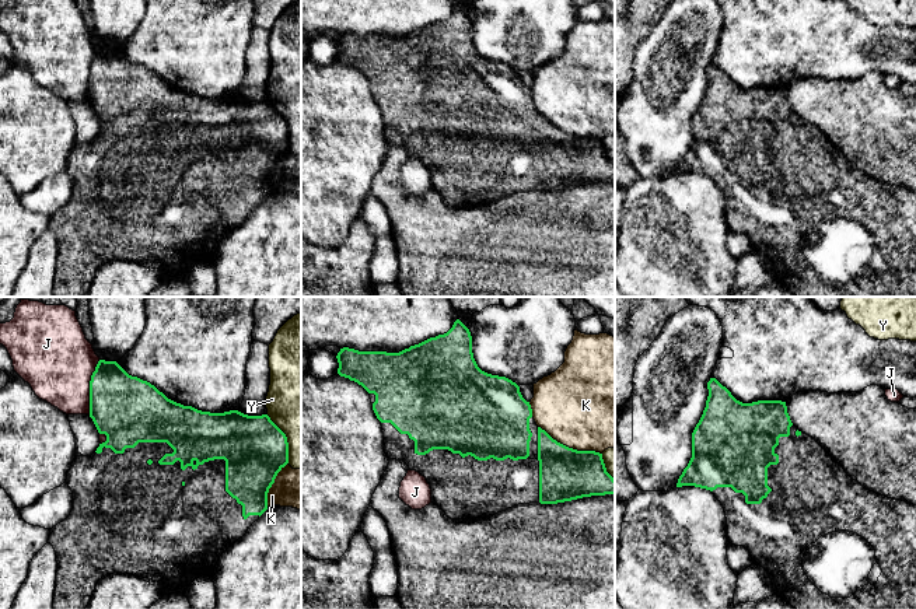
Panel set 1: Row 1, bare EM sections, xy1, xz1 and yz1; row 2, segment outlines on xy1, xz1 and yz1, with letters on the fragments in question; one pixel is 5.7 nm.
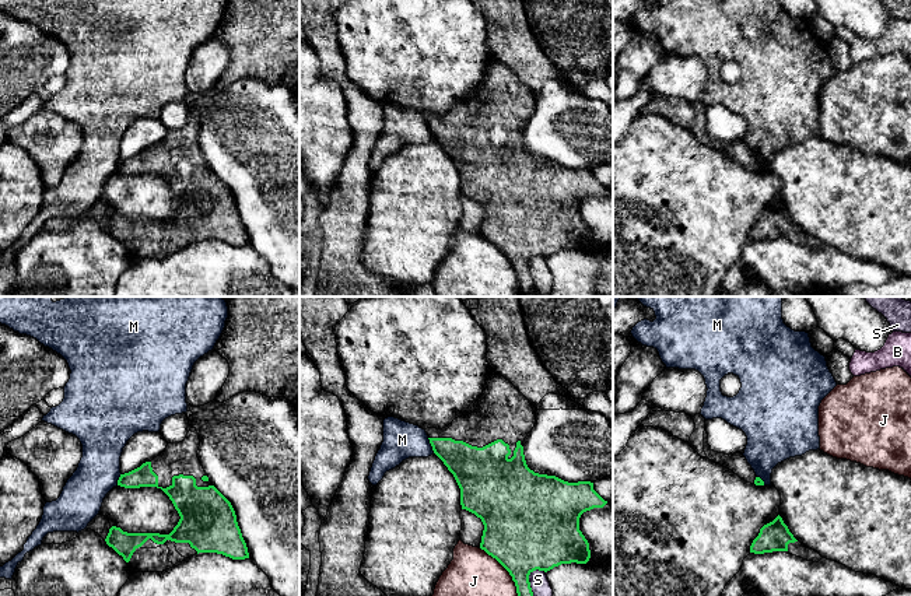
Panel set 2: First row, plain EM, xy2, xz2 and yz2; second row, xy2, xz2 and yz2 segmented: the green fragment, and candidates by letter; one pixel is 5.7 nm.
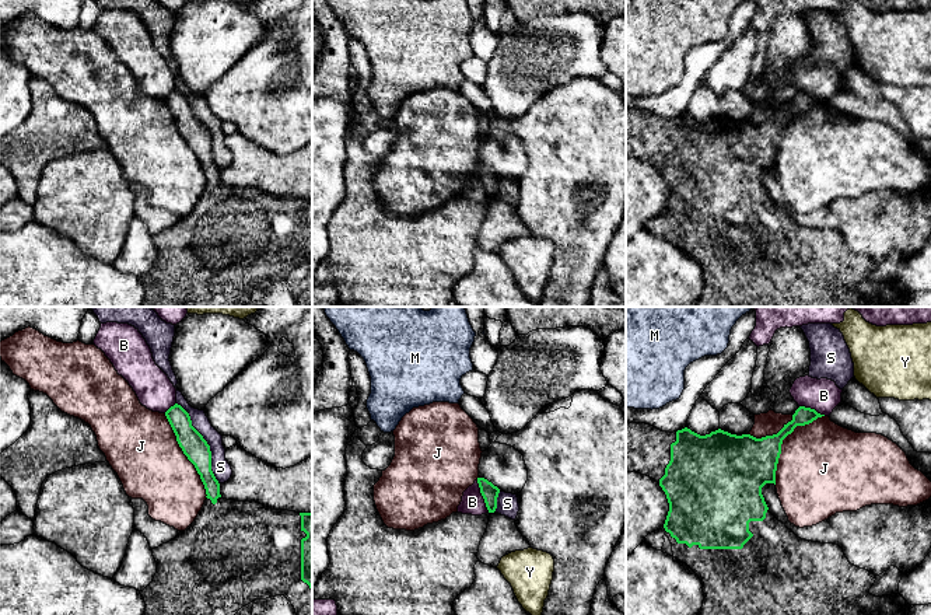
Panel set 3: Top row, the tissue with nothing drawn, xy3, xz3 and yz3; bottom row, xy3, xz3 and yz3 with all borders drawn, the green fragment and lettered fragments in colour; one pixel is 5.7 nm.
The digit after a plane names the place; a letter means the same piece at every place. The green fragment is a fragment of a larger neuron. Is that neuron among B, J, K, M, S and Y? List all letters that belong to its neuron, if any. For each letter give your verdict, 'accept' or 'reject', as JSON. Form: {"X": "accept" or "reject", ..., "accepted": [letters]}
{"B": "reject", "J": "reject", "K": "reject", "M": "reject", "S": "reject", "Y": "reject", "accepted": []}

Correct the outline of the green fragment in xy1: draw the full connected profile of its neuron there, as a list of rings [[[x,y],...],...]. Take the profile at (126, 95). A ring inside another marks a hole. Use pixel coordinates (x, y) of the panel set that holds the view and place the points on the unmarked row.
[[[99,46],[90,67],[90,104],[106,127],[99,130],[91,143],[76,143],[66,169],[73,178],[73,196],[70,202],[50,216],[49,227],[56,238],[57,259],[53,297],[85,297],[98,267],[109,260],[122,259],[162,267],[167,281],[186,280],[193,266],[202,262],[211,263],[220,242],[268,196],[268,179],[277,160],[289,150],[289,129],[286,120],[268,101],[248,102],[238,97],[224,99],[202,98],[168,85],[154,71],[129,62],[116,48]]]

